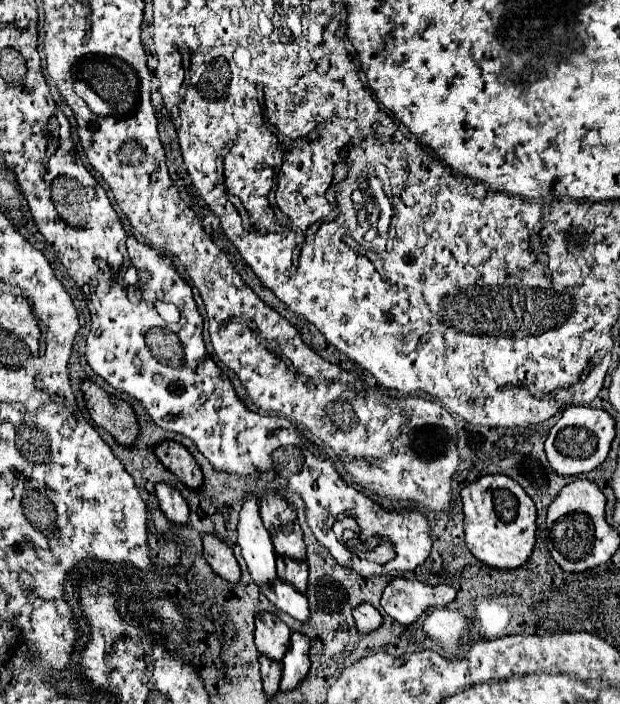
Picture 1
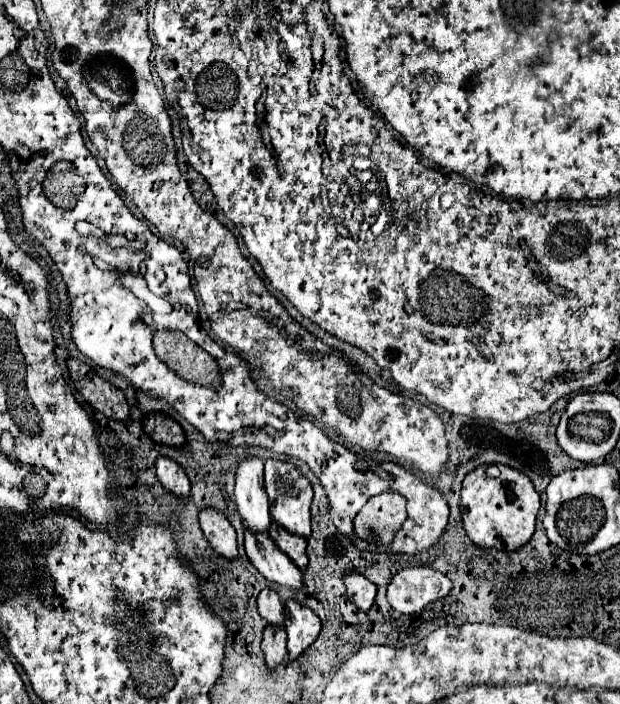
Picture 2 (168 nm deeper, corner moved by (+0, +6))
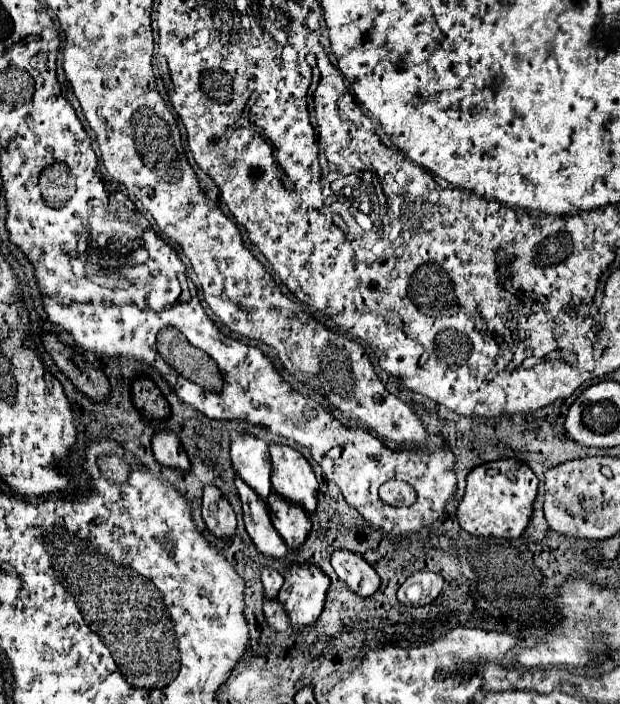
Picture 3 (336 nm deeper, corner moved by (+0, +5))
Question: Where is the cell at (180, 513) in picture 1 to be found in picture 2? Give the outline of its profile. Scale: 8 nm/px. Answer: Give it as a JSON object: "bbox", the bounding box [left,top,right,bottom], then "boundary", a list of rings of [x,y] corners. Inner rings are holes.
{"bbox":[156,456,190,496],"boundary":[[[160,456],[156,460],[156,476],[168,492],[172,492],[176,496],[188,496],[190,494],[188,476],[184,474],[184,470],[172,458]]]}

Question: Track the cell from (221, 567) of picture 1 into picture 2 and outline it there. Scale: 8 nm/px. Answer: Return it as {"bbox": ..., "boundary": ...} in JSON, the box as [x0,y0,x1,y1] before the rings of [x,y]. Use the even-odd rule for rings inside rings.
{"bbox":[200,508,238,560],"boundary":[[[204,508],[200,510],[200,526],[202,526],[206,540],[218,554],[230,560],[238,558],[236,532],[230,520],[226,518],[226,514],[220,514],[218,510],[212,510],[212,508]]]}

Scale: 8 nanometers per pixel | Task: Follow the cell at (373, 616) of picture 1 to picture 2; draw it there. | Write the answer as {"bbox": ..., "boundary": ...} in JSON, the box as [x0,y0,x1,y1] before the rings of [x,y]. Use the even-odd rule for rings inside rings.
{"bbox":[344,572,376,610],"boundary":[[[348,572],[344,574],[344,584],[346,584],[346,592],[352,598],[352,602],[360,608],[360,610],[370,610],[374,604],[374,596],[376,596],[376,584],[370,582],[368,578],[364,578],[362,574],[356,572]]]}

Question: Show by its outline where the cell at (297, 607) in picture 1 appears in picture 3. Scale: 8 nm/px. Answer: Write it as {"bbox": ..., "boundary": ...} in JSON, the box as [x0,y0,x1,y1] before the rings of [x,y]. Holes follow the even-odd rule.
{"bbox":[236,479,288,559],"boundary":[[[236,479],[236,489],[242,501],[244,525],[256,551],[272,559],[284,559],[288,555],[288,547],[280,539],[280,535],[276,535],[276,529],[268,519],[266,503],[262,499],[256,499],[254,491],[248,489],[246,483],[240,483],[240,479]]]}

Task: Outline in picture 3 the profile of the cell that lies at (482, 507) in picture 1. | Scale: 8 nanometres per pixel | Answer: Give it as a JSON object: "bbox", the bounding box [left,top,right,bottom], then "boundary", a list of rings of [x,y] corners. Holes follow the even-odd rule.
{"bbox":[456,459,538,539],"boundary":[[[500,459],[494,463],[480,465],[468,473],[466,493],[458,505],[456,517],[464,531],[470,535],[518,539],[530,523],[532,503],[538,493],[538,477],[532,469],[516,459]],[[486,469],[498,469],[496,475],[486,475]]]}

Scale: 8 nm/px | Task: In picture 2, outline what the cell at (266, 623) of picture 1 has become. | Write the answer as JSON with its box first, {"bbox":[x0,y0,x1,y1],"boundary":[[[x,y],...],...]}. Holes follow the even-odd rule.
{"bbox":[258,588,284,624],"boundary":[[[264,588],[258,594],[258,612],[266,622],[272,622],[272,624],[284,622],[282,610],[284,610],[284,606],[282,606],[280,596],[278,596],[278,592],[274,588]]]}

